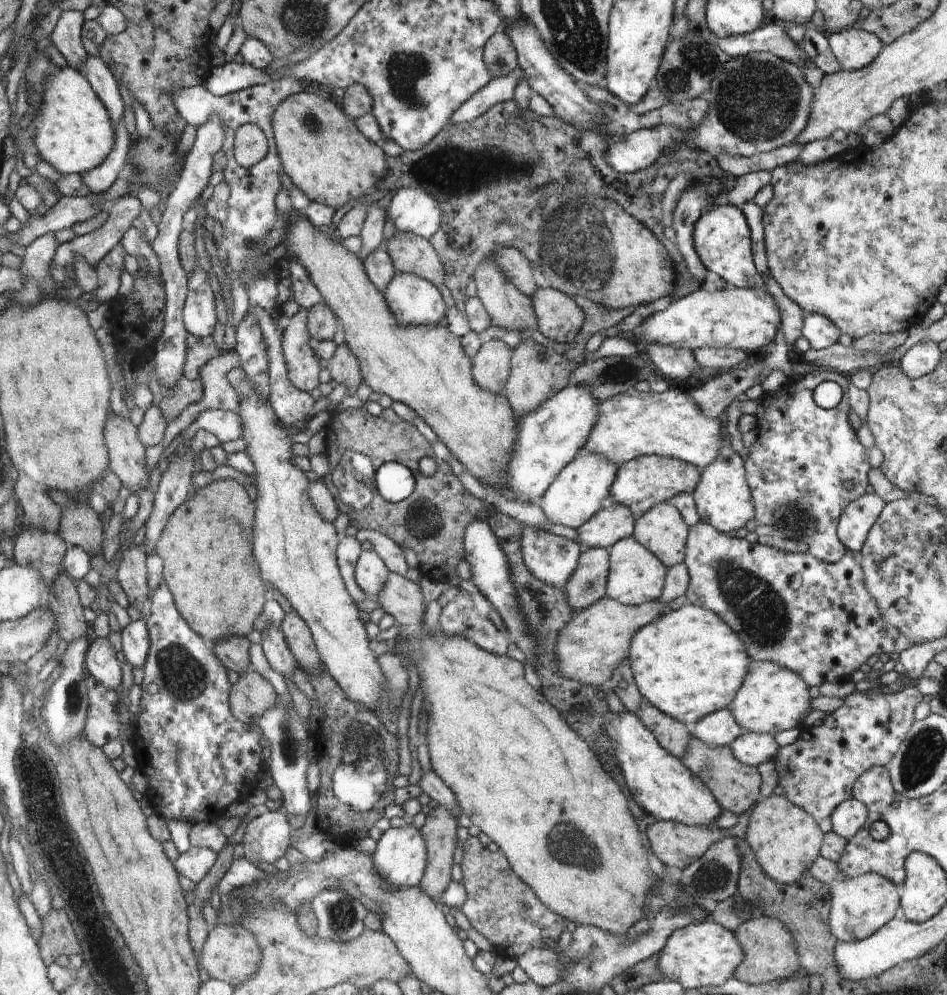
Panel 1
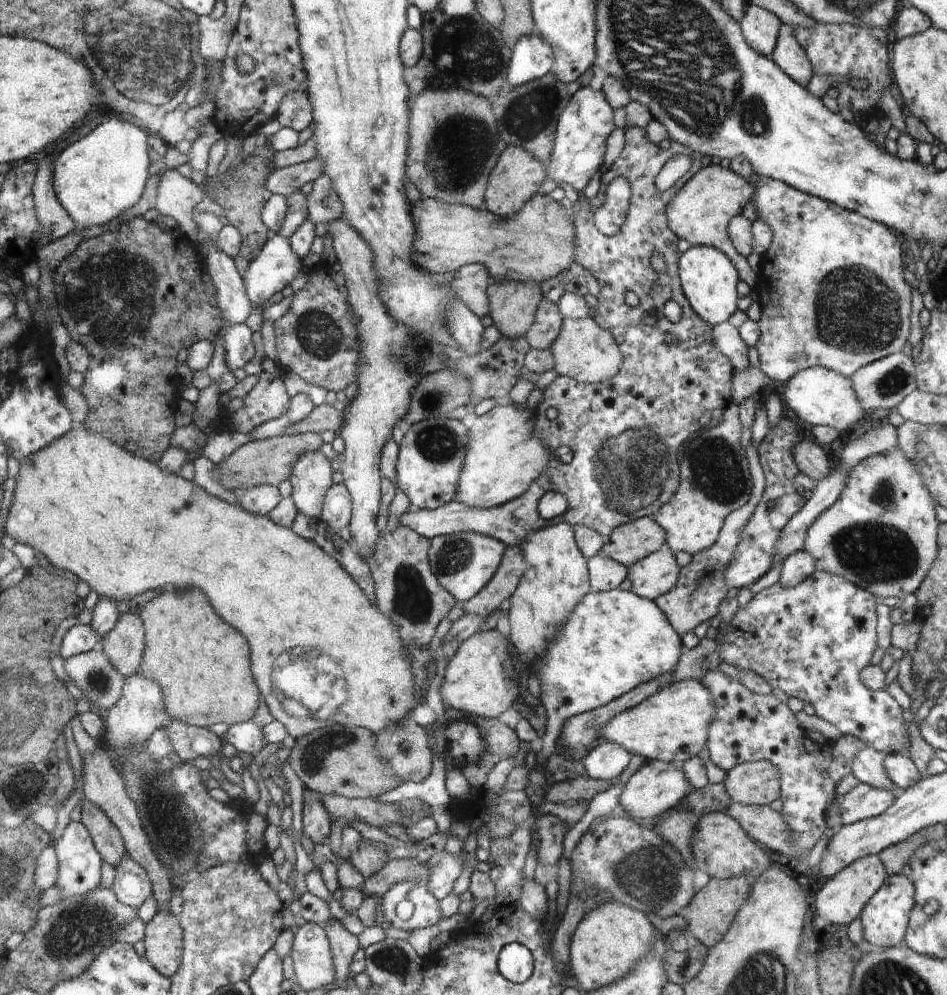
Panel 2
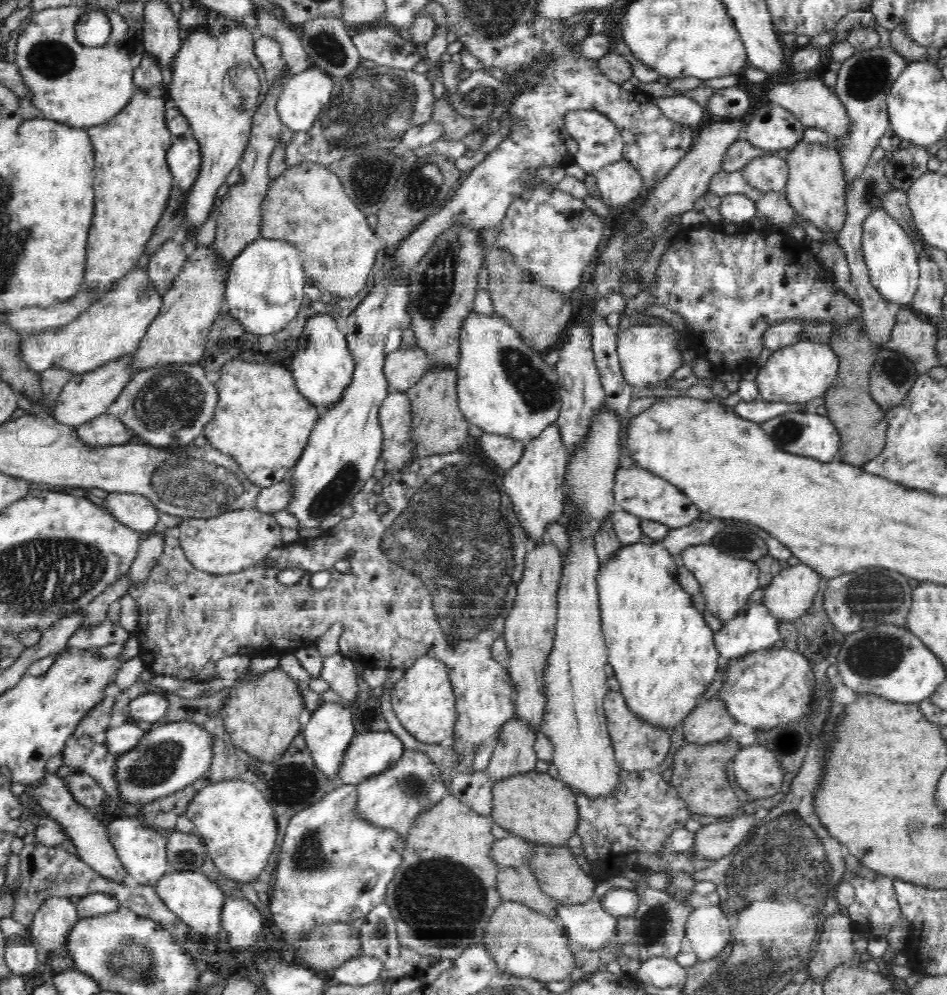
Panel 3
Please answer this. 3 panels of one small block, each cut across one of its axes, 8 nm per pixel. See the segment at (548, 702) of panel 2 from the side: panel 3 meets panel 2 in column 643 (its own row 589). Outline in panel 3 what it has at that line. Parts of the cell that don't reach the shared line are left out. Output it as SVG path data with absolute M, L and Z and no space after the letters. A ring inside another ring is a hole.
M637 541L631 545L620 544L614 554L610 556L606 562L601 562L598 569L597 589L599 594L599 610L601 617L601 632L603 640L607 645L609 651L608 663L614 670L614 677L620 684L619 691L624 694L625 700L628 702L629 708L637 713L638 716L643 717L646 721L652 722L654 725L661 725L663 729L681 728L682 721L688 716L691 710L702 704L701 697L706 689L716 679L716 672L719 670L720 663L722 661L721 655L715 646L713 640L714 632L712 628L704 620L702 613L694 607L692 603L692 595L686 592L682 588L682 585L678 583L678 562L679 558L674 556L673 553L665 547L662 542L644 542Z

